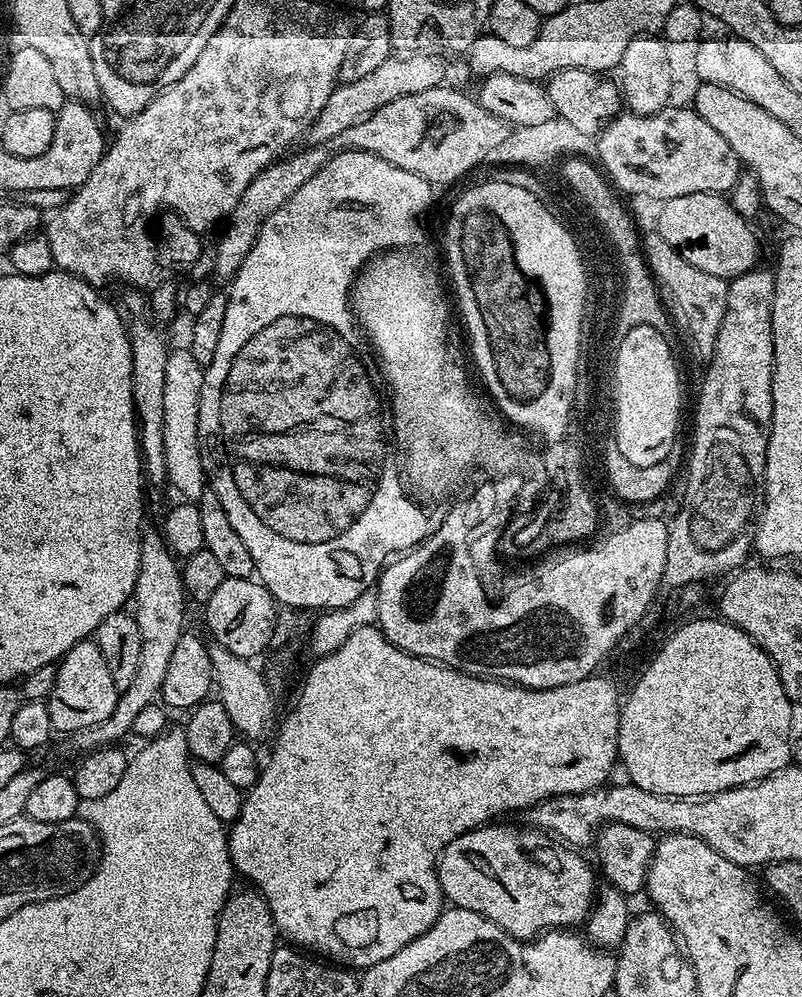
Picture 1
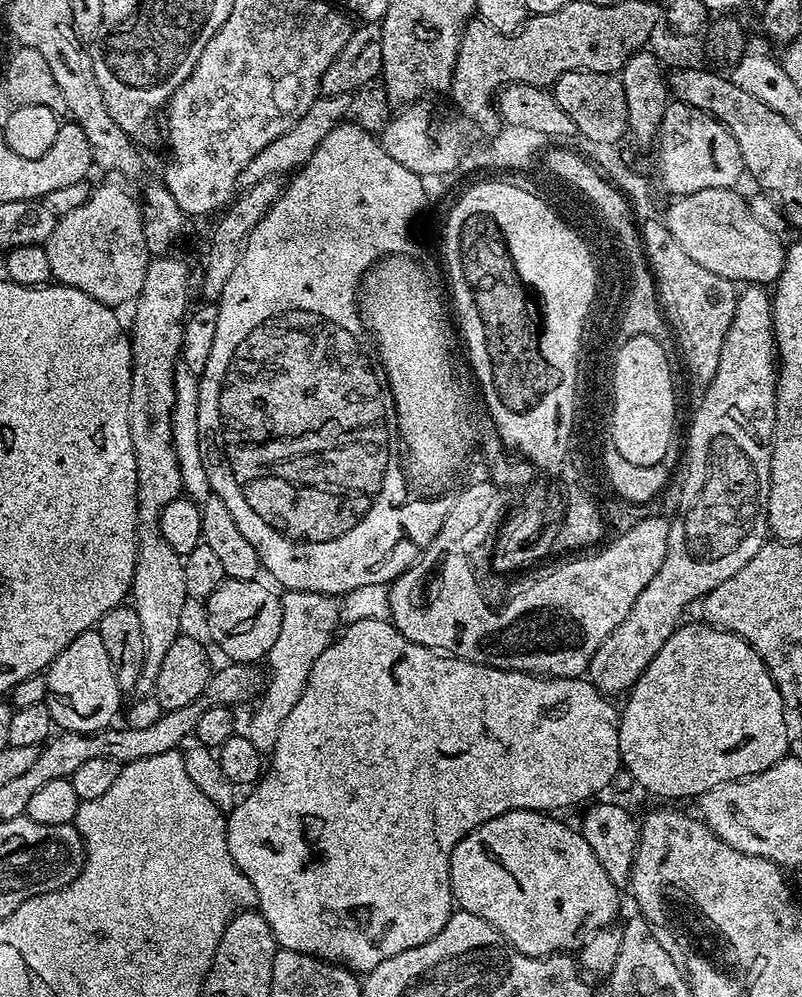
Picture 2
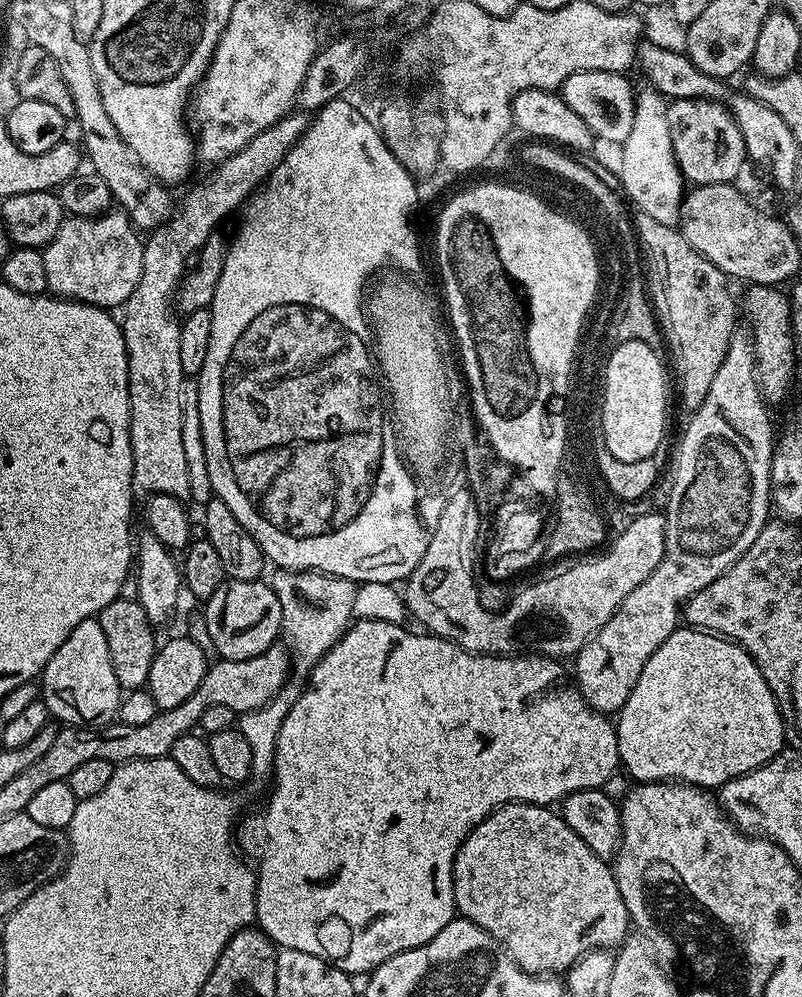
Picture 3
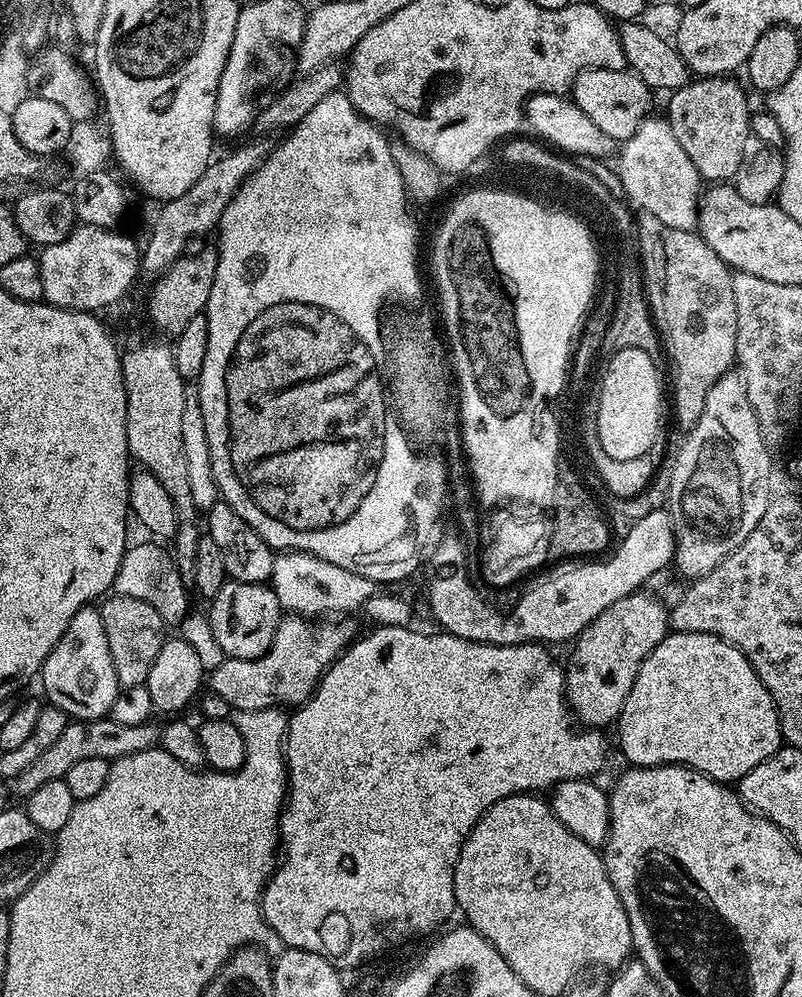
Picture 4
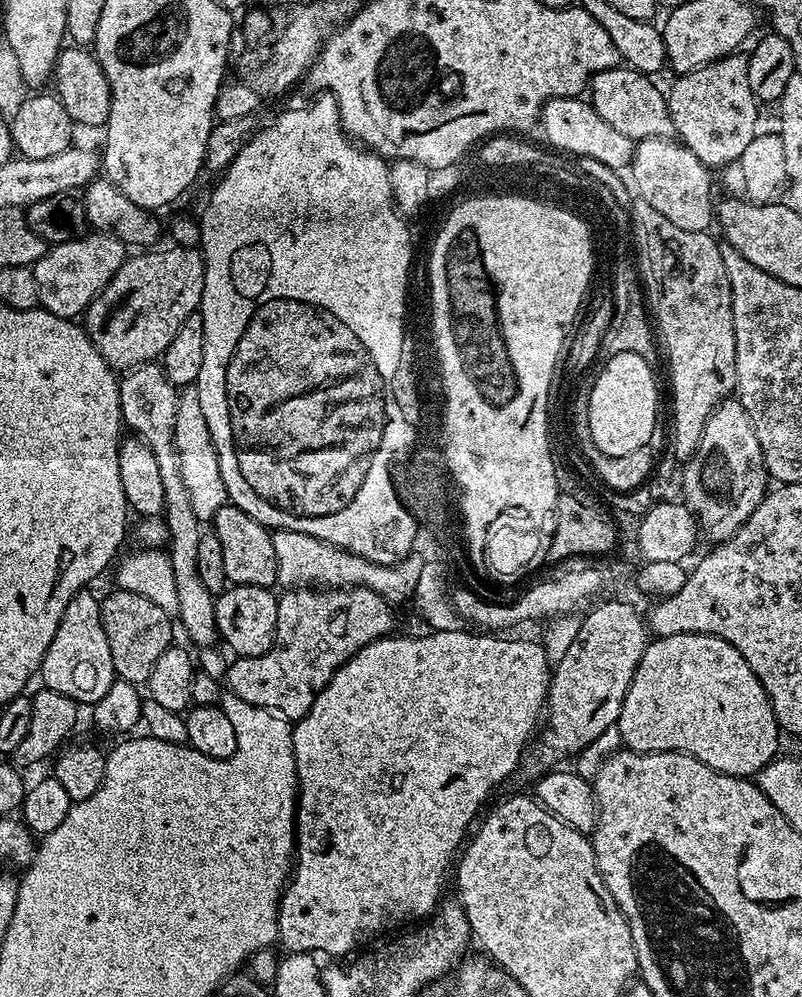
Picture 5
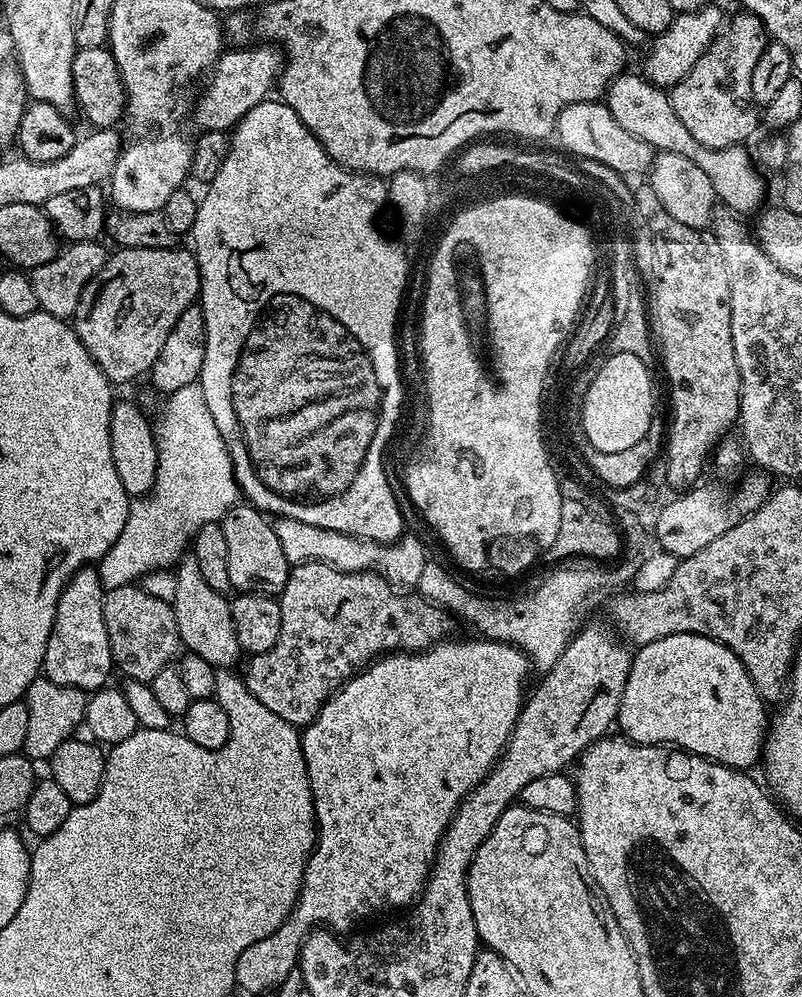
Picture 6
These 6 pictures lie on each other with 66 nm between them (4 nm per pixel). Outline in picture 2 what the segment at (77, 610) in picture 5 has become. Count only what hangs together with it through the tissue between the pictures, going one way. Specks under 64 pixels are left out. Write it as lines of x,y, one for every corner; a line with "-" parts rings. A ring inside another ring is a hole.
89,630
78,634
62,654
52,659
46,669
46,701
52,723
65,732
99,732
111,725
112,720
121,715
120,699
122,693
106,655
106,645
102,642
99,630

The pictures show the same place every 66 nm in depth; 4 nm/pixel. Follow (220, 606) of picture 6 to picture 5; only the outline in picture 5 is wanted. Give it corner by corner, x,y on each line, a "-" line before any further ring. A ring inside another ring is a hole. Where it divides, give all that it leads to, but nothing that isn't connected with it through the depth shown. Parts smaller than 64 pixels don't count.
159,363
143,364
133,368
120,380
120,418
133,428
135,435
144,440
158,458
162,474
162,488
166,491
164,516
169,528
168,553
174,569
178,595
177,619
187,636
199,647
209,647
218,638
216,629
215,597
198,578
199,539
203,532
201,521
194,514
189,490
180,473
180,453
176,451
176,419
180,413
177,385
170,382

